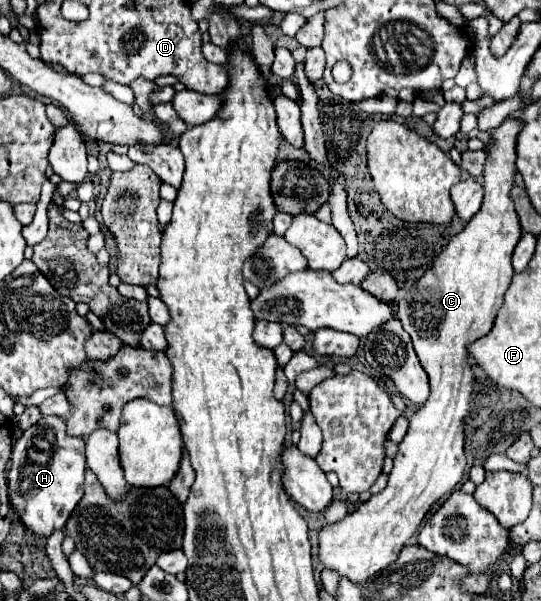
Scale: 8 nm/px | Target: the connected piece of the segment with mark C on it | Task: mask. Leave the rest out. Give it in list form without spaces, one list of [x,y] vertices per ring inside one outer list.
[[[506,118],[500,126],[488,130],[490,144],[486,144],[488,154],[488,166],[484,166],[482,184],[484,184],[484,202],[478,214],[466,224],[466,228],[452,236],[444,252],[434,260],[434,266],[418,280],[414,290],[400,290],[396,304],[404,330],[412,336],[414,350],[422,362],[422,368],[426,370],[430,378],[430,398],[424,402],[422,408],[416,410],[410,418],[410,428],[404,436],[404,440],[398,446],[398,454],[394,458],[394,468],[390,472],[388,486],[372,496],[368,502],[360,504],[352,514],[342,518],[340,522],[326,524],[320,530],[320,546],[318,546],[318,562],[320,566],[334,570],[340,578],[348,578],[350,582],[366,582],[372,574],[380,572],[382,568],[396,562],[400,550],[406,546],[406,542],[416,534],[420,528],[426,512],[430,506],[444,494],[452,492],[454,486],[460,482],[466,466],[464,456],[464,416],[470,408],[470,392],[472,392],[472,368],[466,364],[468,352],[466,344],[486,336],[492,328],[492,322],[496,318],[498,308],[502,306],[504,292],[510,286],[512,280],[512,252],[514,246],[520,240],[520,222],[518,214],[514,210],[514,202],[510,198],[510,190],[514,188],[514,176],[516,176],[516,140],[522,130],[524,122],[518,118]]]

